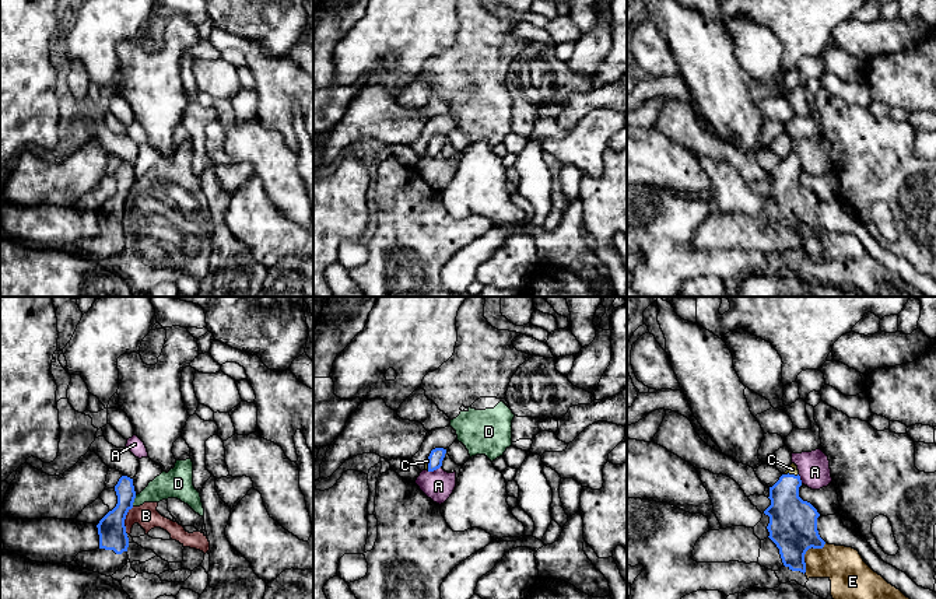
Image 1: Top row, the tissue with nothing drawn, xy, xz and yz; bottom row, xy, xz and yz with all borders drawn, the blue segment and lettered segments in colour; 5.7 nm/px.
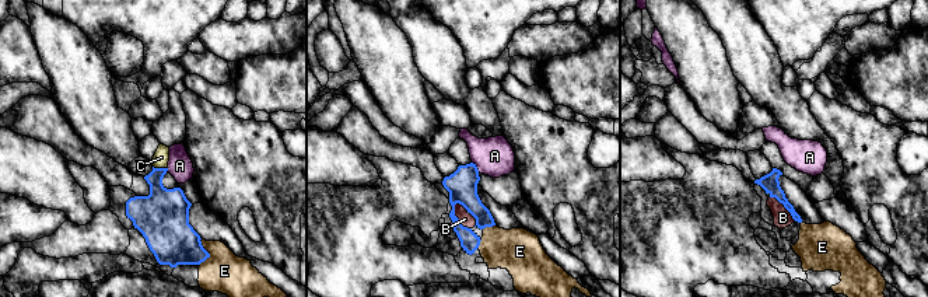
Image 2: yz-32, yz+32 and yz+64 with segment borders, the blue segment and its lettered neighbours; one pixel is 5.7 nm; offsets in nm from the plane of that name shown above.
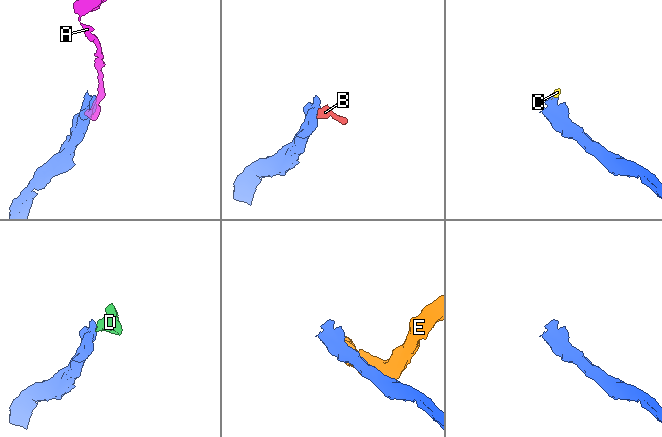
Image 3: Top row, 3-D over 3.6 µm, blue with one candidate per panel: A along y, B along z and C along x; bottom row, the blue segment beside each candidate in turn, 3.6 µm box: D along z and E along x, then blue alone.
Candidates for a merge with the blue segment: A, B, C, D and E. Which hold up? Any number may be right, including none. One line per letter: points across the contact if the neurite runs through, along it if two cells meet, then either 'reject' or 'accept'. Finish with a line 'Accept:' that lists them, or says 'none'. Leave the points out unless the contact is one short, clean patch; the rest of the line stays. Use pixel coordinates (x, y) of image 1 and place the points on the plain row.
A: border xz (440, 153), (427, 157); reject
B: border xy (133, 193), (125, 206), (126, 220); reject
C: way yz (791, 205), (791, 161), (792, 156); accept
D: border xy (136, 182), (132, 192); reject
E: reject
Accept: C

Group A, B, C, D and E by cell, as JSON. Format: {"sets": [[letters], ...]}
{"sets": [["A"], ["B", "D", "E"], ["C"]]}

